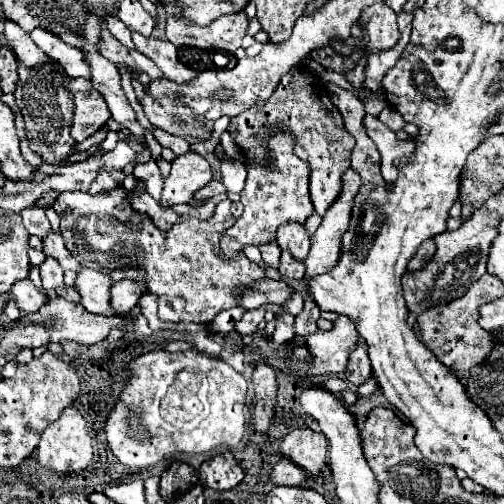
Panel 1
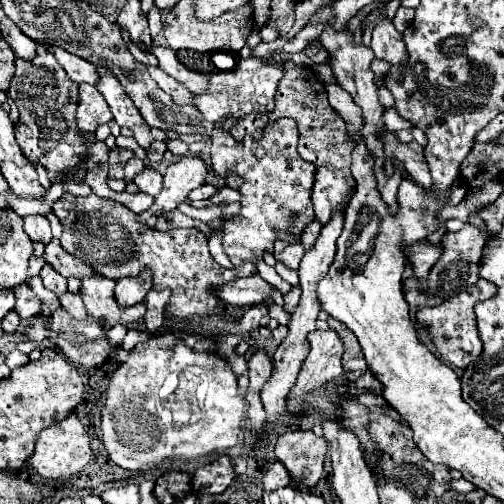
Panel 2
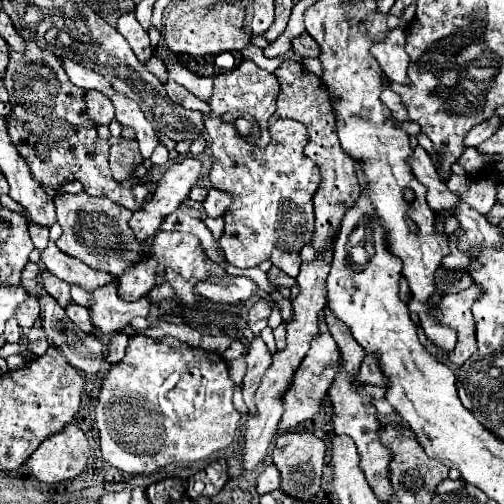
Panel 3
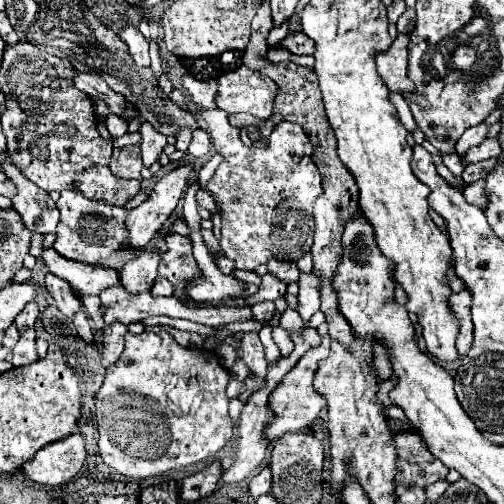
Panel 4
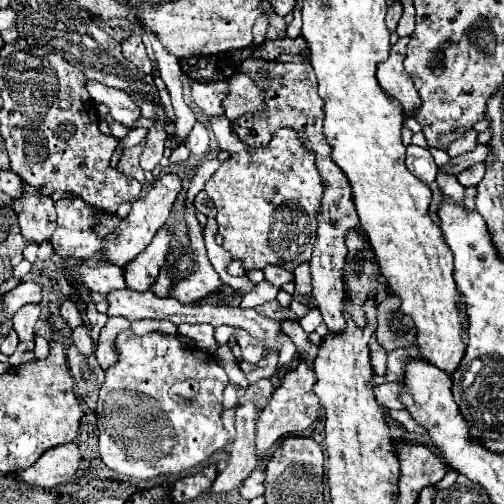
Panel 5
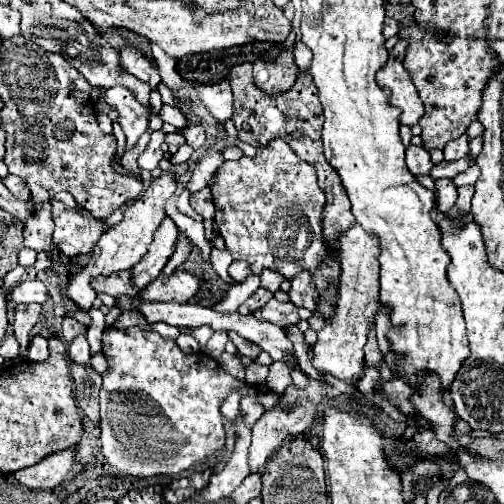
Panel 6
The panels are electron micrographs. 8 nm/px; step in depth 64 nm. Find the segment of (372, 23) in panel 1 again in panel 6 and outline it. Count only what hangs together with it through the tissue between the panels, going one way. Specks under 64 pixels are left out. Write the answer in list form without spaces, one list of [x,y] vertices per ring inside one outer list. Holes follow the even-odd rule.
[[[408,40],[396,42],[396,46],[390,50],[388,62],[376,74],[376,82],[380,88],[388,88],[392,92],[390,104],[402,108],[402,116],[400,116],[402,124],[412,126],[424,114],[424,106],[418,98],[418,90],[414,88],[410,74],[402,66],[406,48],[408,48]]]

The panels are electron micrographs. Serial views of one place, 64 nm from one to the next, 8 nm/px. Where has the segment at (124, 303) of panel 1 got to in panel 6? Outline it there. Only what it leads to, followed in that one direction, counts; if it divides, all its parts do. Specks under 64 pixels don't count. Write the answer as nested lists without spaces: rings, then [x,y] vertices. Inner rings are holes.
[[[166,218],[154,234],[154,240],[142,260],[132,268],[132,282],[138,290],[146,288],[152,280],[156,280],[174,252],[174,244],[178,238],[178,228],[172,218]]]

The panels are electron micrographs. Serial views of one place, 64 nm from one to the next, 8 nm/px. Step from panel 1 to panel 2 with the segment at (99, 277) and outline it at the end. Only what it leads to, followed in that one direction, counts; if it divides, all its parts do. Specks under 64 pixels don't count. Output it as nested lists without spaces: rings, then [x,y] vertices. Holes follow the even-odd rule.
[[[92,274],[82,278],[82,290],[80,296],[84,300],[86,312],[94,318],[104,318],[108,320],[108,328],[114,324],[134,324],[136,320],[144,318],[146,306],[140,302],[132,308],[118,308],[114,300],[114,286],[116,282],[102,276],[102,274]]]

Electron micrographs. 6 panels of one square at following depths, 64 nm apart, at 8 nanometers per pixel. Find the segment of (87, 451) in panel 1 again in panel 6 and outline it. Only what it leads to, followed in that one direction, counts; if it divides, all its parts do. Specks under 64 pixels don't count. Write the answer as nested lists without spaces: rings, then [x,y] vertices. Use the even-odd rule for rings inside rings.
[[[60,450],[54,452],[52,456],[40,460],[38,464],[18,470],[14,476],[20,484],[28,488],[38,488],[38,490],[50,490],[56,488],[70,472],[74,466],[74,450]]]

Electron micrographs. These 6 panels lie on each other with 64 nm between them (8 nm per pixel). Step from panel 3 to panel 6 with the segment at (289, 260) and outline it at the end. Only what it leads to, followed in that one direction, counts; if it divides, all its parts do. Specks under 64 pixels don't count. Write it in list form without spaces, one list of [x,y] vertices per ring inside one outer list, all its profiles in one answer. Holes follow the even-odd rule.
[[[266,268],[266,270],[260,274],[260,286],[266,288],[266,290],[270,290],[270,292],[276,292],[282,282],[284,282],[284,276],[282,276],[280,272],[274,272],[274,270],[268,270],[268,268]]]

